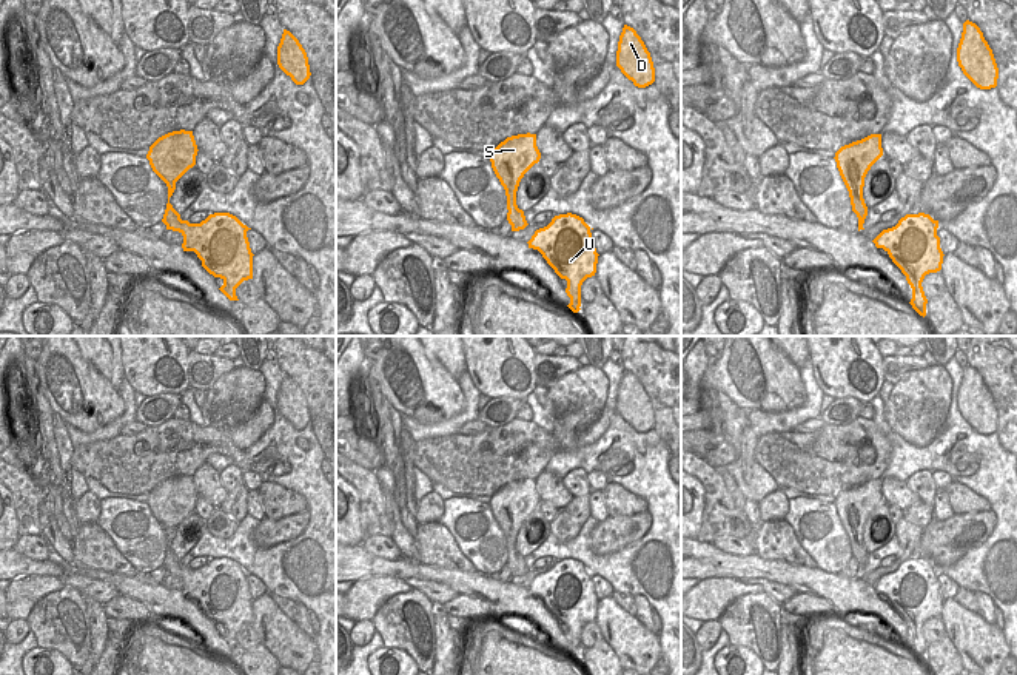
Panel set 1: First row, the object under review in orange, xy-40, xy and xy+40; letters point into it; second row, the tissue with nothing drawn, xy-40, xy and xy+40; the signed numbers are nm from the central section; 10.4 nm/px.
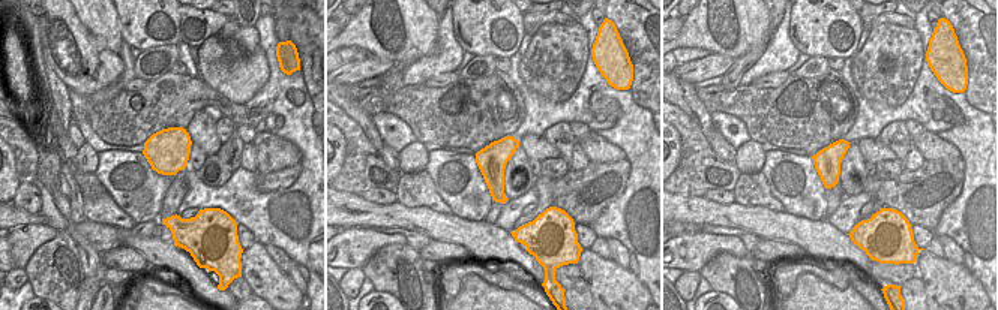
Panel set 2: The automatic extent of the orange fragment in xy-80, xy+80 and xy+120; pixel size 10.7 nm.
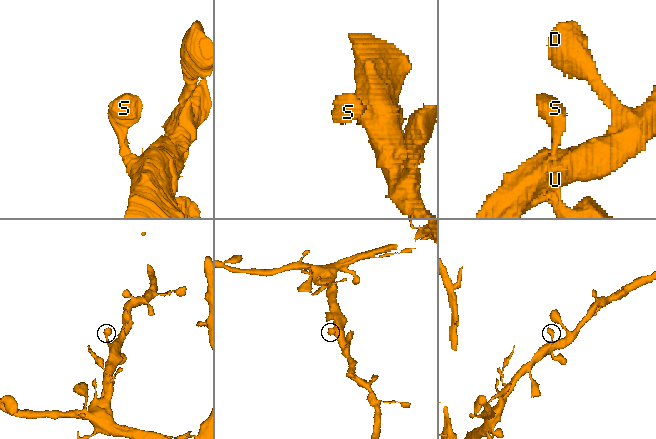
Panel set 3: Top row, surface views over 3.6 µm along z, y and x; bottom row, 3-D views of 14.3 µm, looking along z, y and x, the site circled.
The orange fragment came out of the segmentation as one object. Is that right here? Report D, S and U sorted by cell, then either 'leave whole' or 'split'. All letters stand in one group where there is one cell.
groups D S U; leave whole

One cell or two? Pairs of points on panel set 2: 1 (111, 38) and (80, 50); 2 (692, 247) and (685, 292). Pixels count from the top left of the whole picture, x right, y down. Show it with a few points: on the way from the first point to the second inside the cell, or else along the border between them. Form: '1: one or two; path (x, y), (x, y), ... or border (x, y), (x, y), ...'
1: two; border (77, 17), (117, 54)
2: two; border (685, 270), (698, 273)

